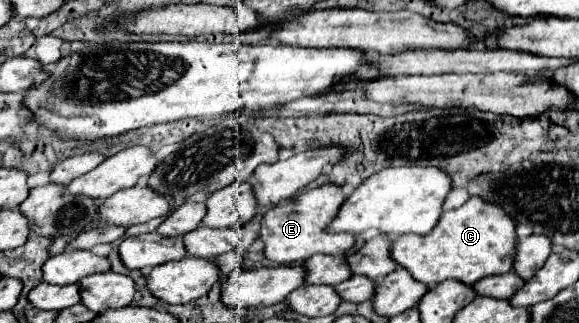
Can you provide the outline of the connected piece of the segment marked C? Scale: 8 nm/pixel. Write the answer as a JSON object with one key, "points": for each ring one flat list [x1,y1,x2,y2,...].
{"points":[[471,196,463,206,449,210,437,222,437,228,425,236,405,234,391,246,391,256,397,264,407,268,411,276,427,286,443,280,461,280,475,284,493,274,513,270,517,254,517,222,497,204,489,204,481,196]]}

